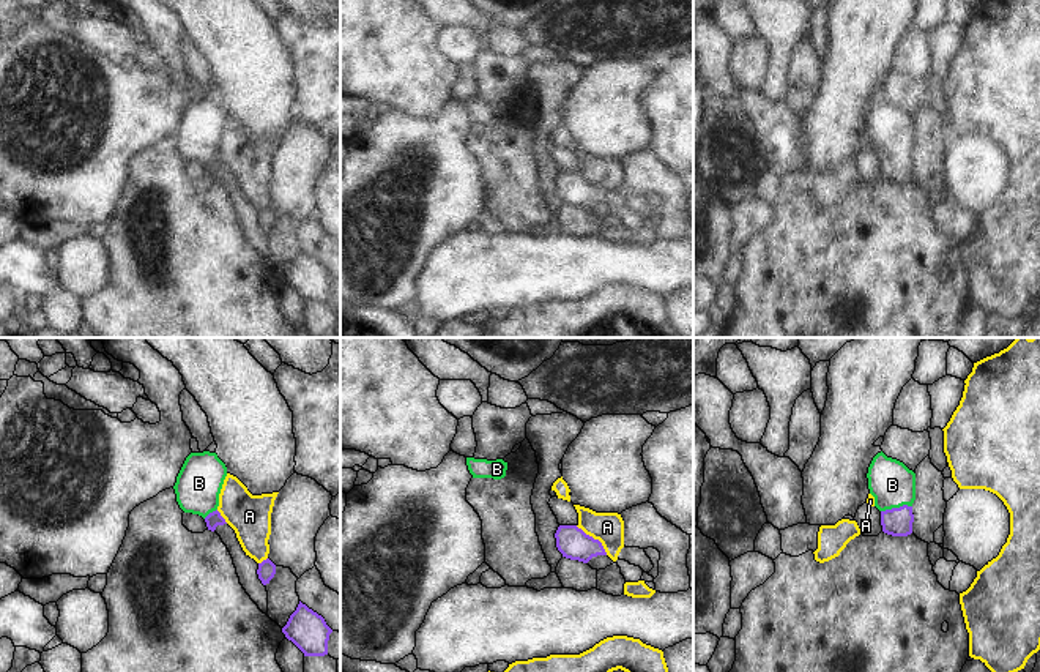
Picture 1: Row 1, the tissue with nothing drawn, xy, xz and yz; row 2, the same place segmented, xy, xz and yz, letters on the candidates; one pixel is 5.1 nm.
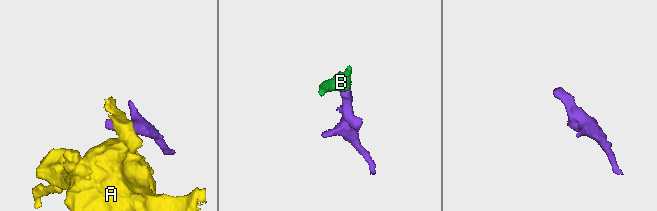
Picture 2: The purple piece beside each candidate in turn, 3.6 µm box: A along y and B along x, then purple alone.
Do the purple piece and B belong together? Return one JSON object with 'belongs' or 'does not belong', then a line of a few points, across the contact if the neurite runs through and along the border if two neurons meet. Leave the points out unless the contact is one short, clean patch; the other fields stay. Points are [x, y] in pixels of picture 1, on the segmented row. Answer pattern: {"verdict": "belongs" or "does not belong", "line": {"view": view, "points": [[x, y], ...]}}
{"verdict": "belongs", "line": {"view": "yz", "points": [[898, 521], [895, 508], [892, 485]]}}

